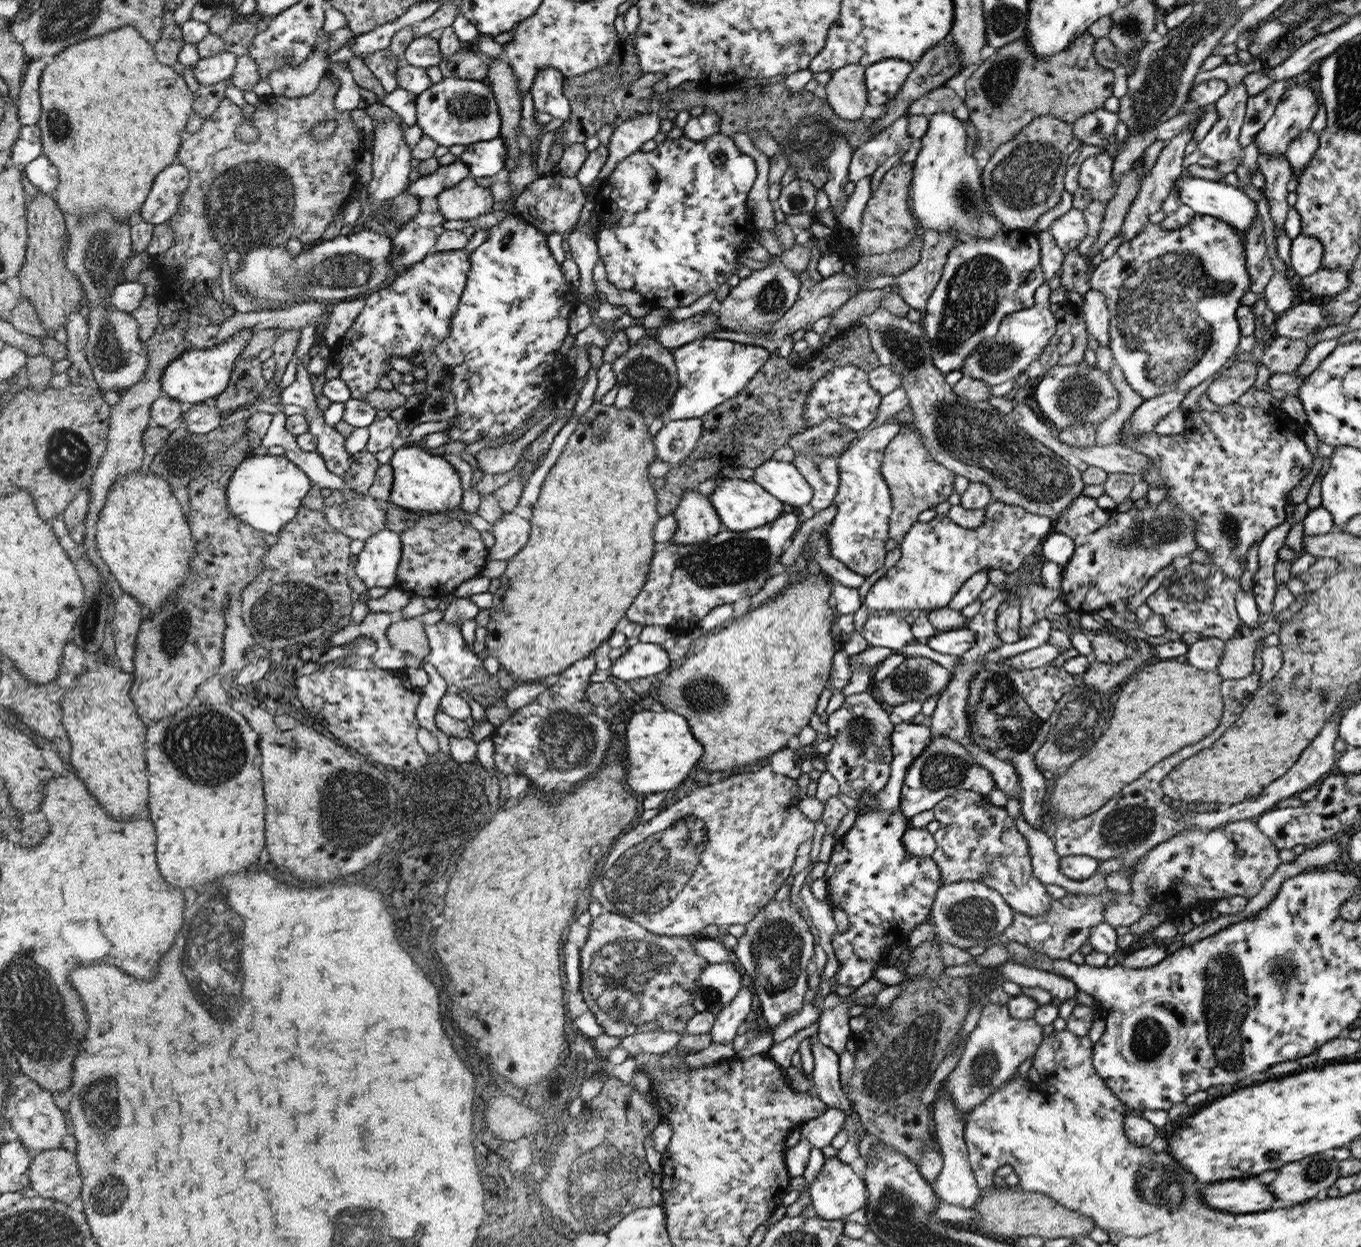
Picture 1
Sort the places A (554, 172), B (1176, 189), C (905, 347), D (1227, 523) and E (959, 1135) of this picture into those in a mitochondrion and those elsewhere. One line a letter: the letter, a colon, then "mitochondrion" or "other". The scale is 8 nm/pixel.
A: other
B: other
C: mitochondrion
D: mitochondrion
E: other

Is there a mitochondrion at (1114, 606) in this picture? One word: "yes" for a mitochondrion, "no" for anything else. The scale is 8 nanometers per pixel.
no

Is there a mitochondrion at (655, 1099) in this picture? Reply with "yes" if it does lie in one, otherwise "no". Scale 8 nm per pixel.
no

